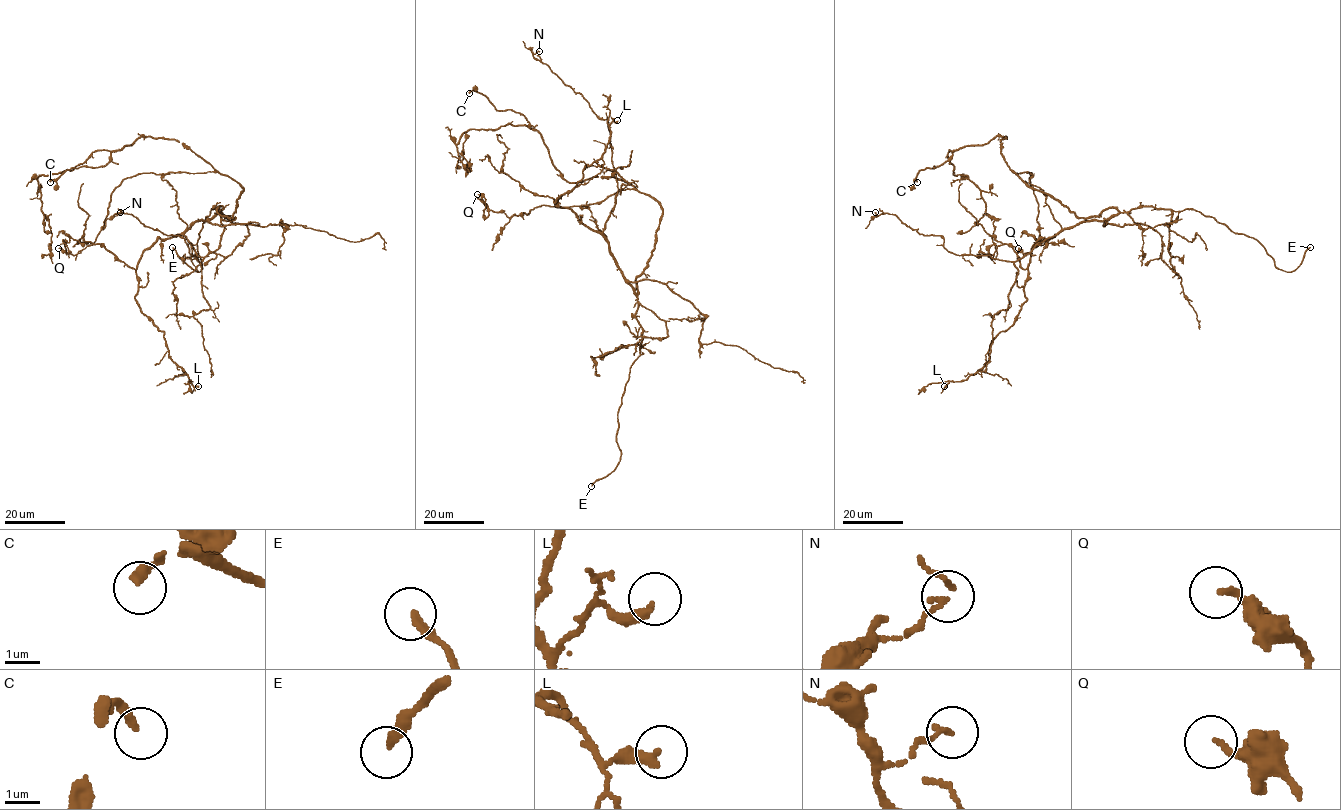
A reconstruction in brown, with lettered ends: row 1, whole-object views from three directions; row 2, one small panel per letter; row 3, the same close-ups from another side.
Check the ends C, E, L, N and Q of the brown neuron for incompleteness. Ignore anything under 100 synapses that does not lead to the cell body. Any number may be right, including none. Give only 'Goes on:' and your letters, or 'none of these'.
Goes on: C, E

